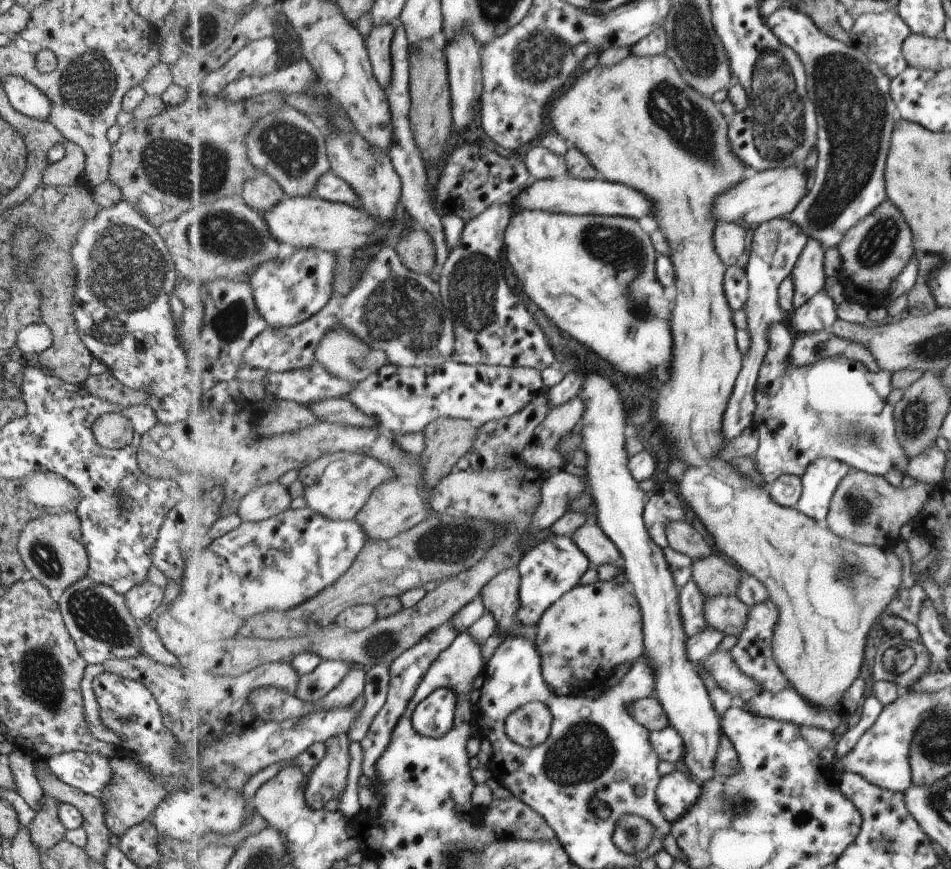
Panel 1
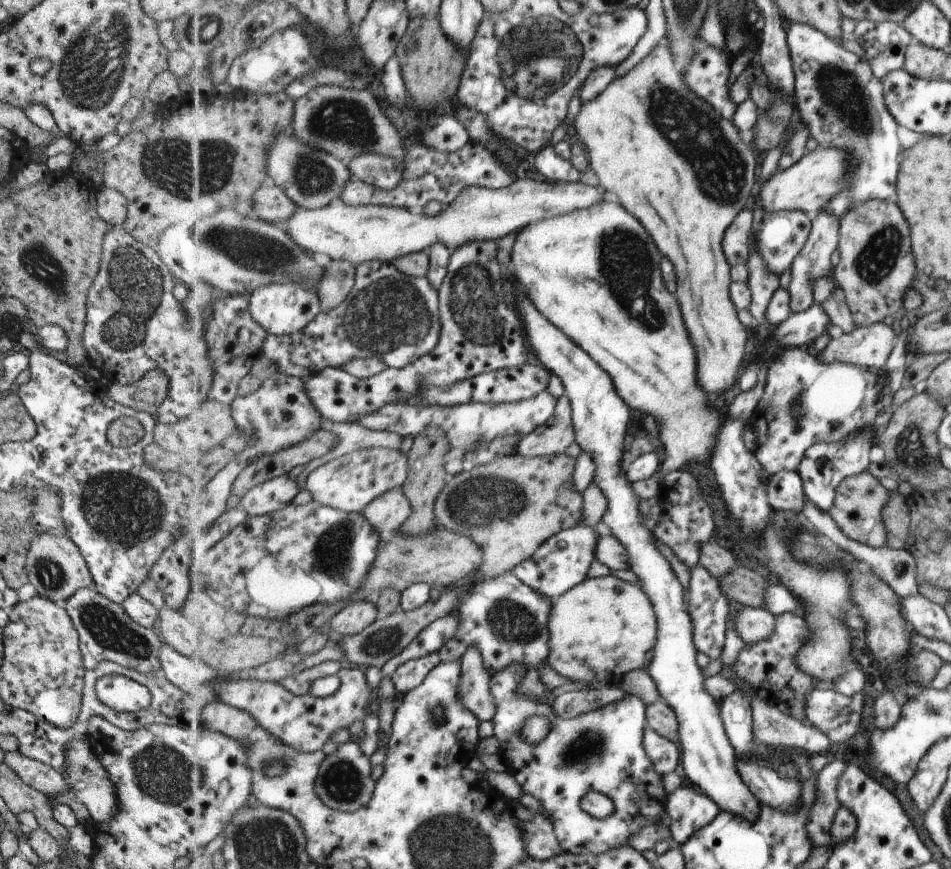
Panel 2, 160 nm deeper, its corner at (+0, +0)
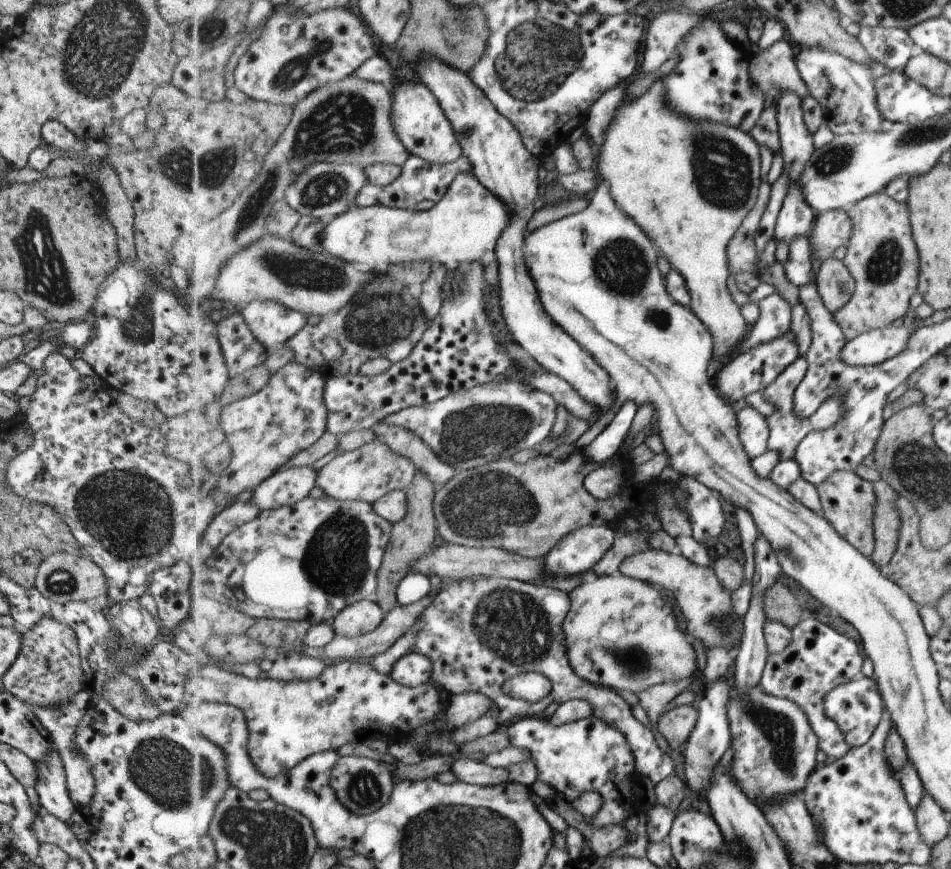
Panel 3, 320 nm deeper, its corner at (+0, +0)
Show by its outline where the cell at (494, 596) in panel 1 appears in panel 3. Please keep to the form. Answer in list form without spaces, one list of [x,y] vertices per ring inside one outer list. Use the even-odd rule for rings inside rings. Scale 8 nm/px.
[[[479,577],[452,581],[445,586],[410,632],[401,637],[391,648],[371,660],[371,664],[383,674],[390,674],[394,664],[405,655],[421,653],[434,663],[432,678],[443,689],[453,695],[468,691],[484,693],[492,698],[496,707],[495,720],[502,722],[525,717],[541,717],[549,702],[563,703],[579,699],[590,702],[593,716],[626,735],[636,758],[639,775],[661,782],[675,774],[675,763],[657,742],[653,730],[640,721],[615,689],[595,685],[581,678],[571,666],[567,654],[564,623],[572,607],[572,598],[565,591],[534,585],[515,579]],[[541,673],[551,680],[553,688],[548,698],[530,703],[502,695],[503,683],[514,675]]]

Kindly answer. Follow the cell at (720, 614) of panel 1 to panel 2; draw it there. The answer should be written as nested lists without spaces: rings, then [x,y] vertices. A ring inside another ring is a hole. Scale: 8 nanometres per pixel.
[[[742,606],[736,613],[734,627],[748,645],[754,645],[773,636],[776,629],[776,620],[777,616],[763,607]]]

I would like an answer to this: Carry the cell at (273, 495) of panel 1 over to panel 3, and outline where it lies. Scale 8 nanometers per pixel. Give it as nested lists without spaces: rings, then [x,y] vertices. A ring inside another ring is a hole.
[[[313,466],[281,469],[249,494],[249,498],[263,511],[293,506],[307,498],[317,486],[318,468]]]

